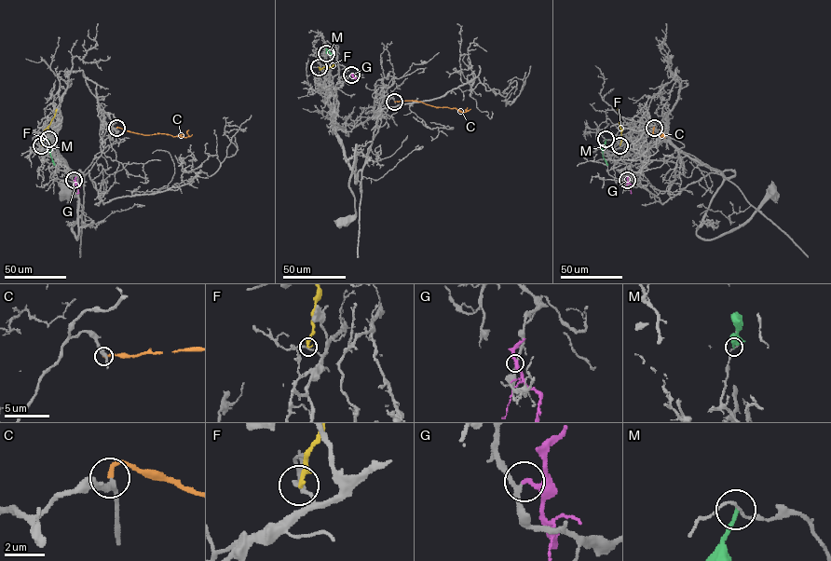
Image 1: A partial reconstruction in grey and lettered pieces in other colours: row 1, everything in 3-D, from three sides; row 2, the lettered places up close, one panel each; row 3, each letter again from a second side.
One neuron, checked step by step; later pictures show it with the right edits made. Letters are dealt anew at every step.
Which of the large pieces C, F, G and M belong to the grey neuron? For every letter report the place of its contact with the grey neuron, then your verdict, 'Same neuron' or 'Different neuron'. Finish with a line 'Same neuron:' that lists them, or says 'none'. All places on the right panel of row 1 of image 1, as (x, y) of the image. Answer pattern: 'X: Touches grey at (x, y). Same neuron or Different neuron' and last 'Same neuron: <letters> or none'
C: Touches grey at (654, 128). Same neuron
F: Touches grey at (619, 145). Different neuron
G: Touches grey at (627, 180). Same neuron
M: Touches grey at (606, 139). Different neuron
Same neuron: C, G

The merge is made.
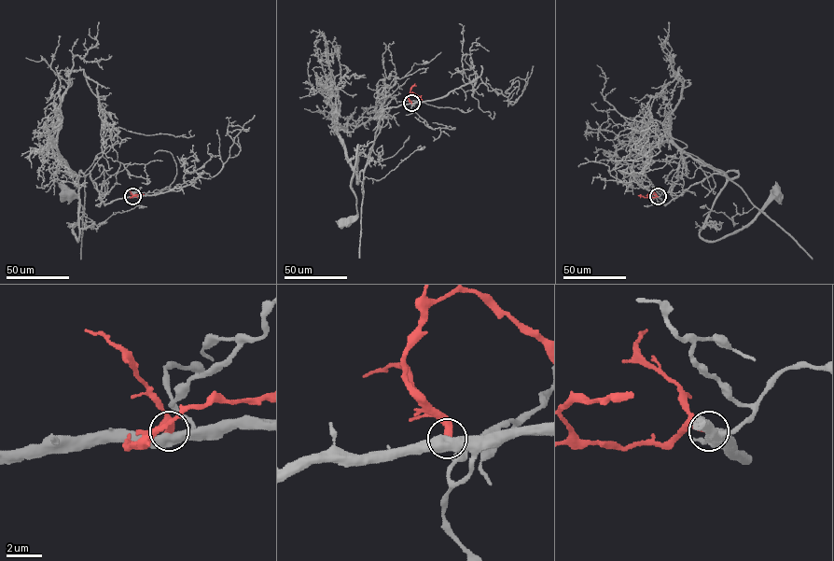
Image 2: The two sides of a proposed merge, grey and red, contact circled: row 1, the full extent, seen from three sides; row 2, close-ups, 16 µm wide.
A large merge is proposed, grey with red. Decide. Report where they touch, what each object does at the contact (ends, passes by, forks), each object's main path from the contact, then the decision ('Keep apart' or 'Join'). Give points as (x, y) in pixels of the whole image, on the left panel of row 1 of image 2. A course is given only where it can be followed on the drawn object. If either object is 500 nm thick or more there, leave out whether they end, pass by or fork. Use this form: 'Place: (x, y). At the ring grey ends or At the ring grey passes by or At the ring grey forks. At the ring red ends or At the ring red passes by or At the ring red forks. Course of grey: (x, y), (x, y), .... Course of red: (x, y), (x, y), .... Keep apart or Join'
Place: (132, 196). Course of grey: (132, 196), (105, 204), (90, 174), (85, 175), (80, 171), (77, 241), (73, 229), (79, 199), (66, 192). Course of red: (132, 196), (144, 194). Keep apart

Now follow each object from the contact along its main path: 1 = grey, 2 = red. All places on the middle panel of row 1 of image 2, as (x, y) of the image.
1: (411, 103), (383, 110), (368, 163), (357, 184), (357, 145), (351, 180), (357, 217), (345, 220)
2: (411, 103), (409, 96), (411, 92), (422, 100)

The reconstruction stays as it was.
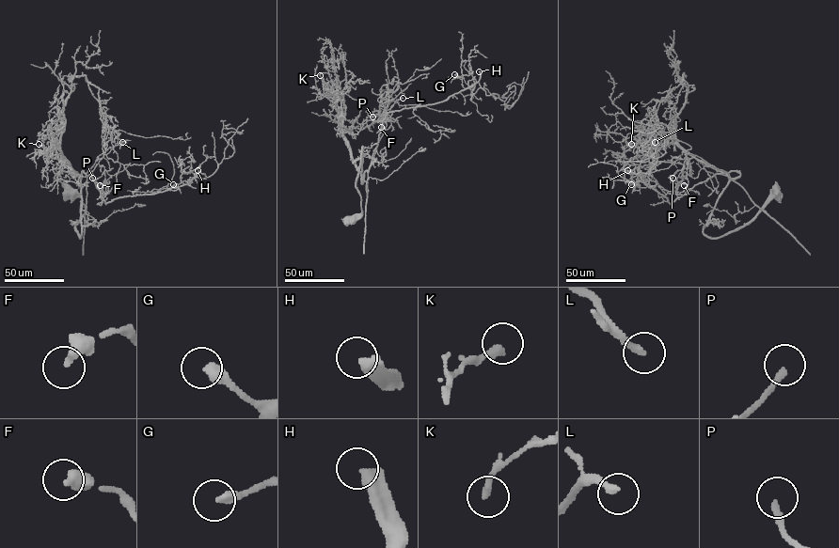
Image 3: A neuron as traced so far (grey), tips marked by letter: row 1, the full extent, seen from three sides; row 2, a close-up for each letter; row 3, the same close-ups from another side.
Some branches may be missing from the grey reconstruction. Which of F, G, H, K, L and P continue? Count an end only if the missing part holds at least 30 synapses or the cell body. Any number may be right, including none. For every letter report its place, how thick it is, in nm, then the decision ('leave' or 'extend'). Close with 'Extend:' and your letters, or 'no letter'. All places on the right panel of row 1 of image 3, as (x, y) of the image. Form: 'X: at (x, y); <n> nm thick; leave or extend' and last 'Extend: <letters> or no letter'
F: at (684, 185); 400 nm thick; leave
G: at (631, 184); 380 nm thick; leave
H: at (627, 170); 480 nm thick; extend
K: at (631, 144); 240 nm thick; leave
L: at (655, 142); 240 nm thick; extend
P: at (672, 178); 220 nm thick; extend
Extend: H, L, P

